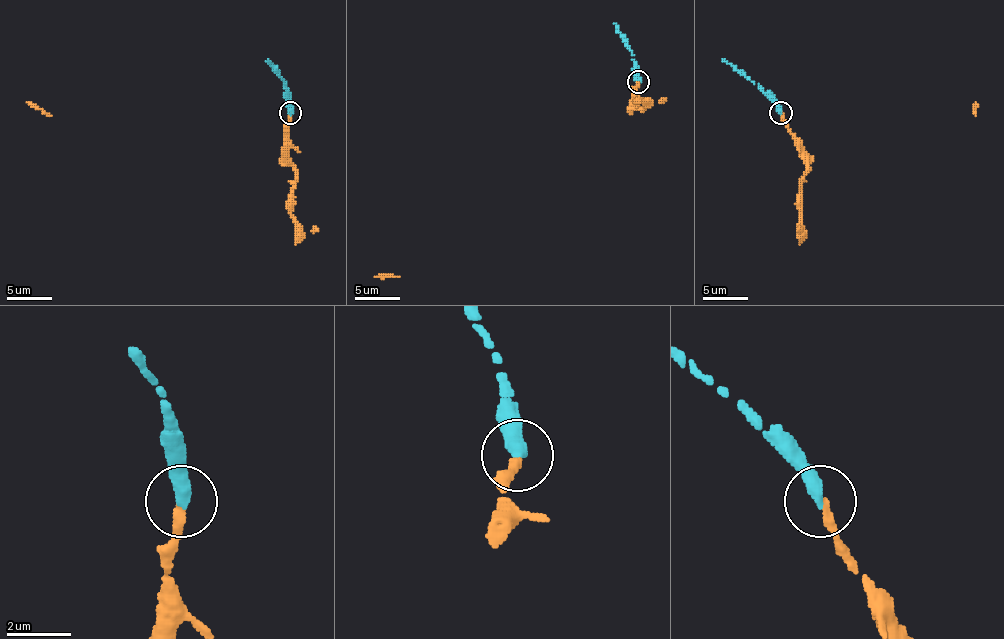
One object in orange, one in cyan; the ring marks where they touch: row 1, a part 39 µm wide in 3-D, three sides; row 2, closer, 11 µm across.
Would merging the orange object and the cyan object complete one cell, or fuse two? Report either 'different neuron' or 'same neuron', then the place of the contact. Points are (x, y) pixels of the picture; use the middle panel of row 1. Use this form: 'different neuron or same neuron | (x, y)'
same neuron | (638, 81)

